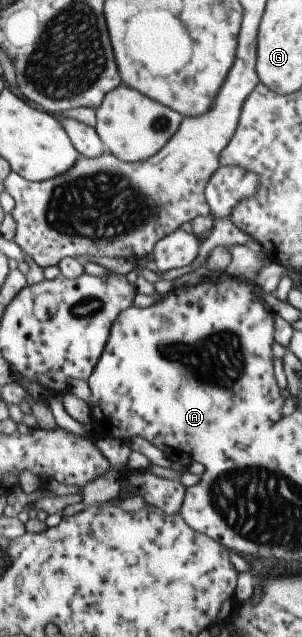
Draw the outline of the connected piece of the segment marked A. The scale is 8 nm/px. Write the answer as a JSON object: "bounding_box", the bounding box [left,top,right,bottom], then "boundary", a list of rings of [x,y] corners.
{"bounding_box":[86,273,285,467],"boundary":[[[224,273],[222,280],[219,281],[208,279],[208,281],[203,281],[194,286],[174,288],[148,308],[138,308],[132,304],[126,310],[123,310],[112,322],[104,350],[86,380],[90,391],[88,403],[91,417],[94,419],[92,426],[99,423],[104,424],[104,426],[118,426],[120,429],[129,427],[133,436],[141,436],[171,461],[198,462],[204,467],[226,459],[232,456],[235,450],[248,446],[248,443],[254,441],[281,418],[280,410],[282,410],[285,399],[280,397],[281,389],[278,388],[272,373],[273,316],[266,306],[262,306],[261,296],[262,291],[253,282],[237,280],[234,276]]]}

